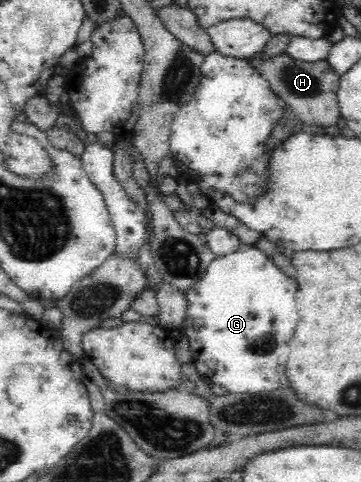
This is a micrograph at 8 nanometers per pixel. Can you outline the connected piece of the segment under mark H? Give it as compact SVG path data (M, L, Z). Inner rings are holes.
M281 52L269 59L262 59L262 55L256 53L246 58L246 61L270 83L272 90L289 106L289 110L301 118L301 121L324 128L338 122L338 118L341 117L337 97L340 76L327 66L326 59L304 62Z

